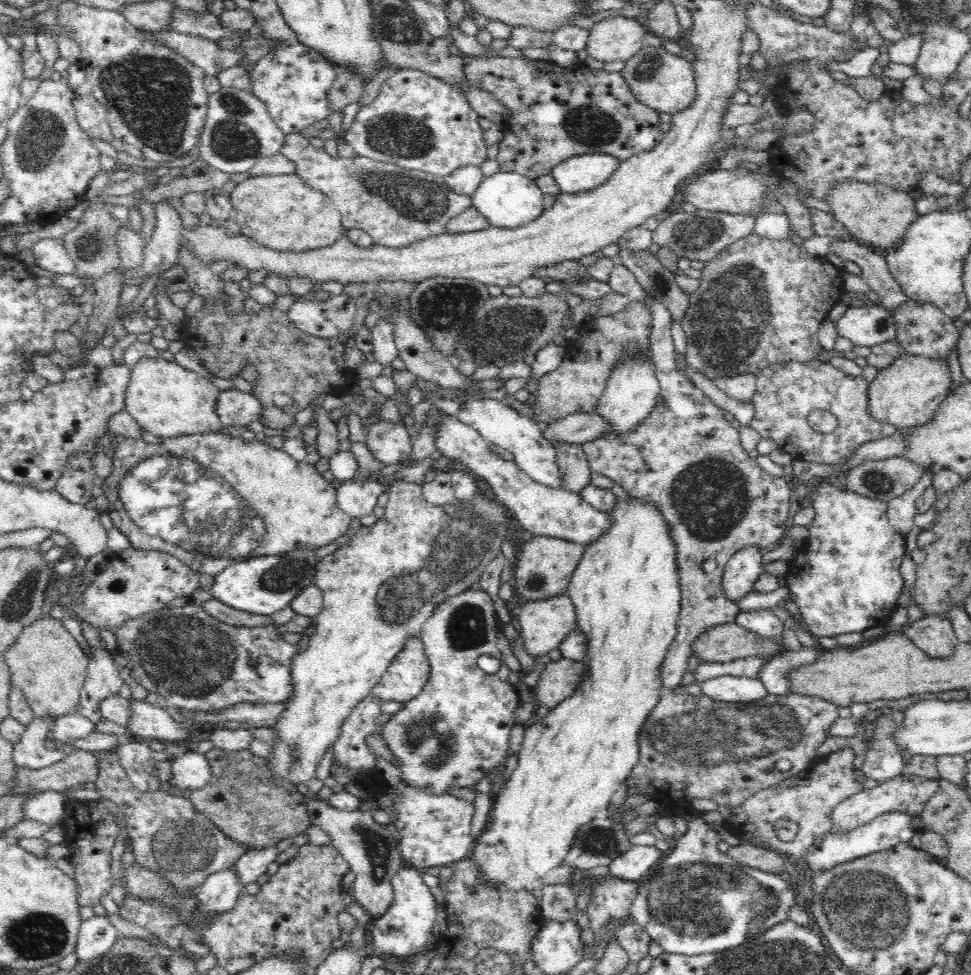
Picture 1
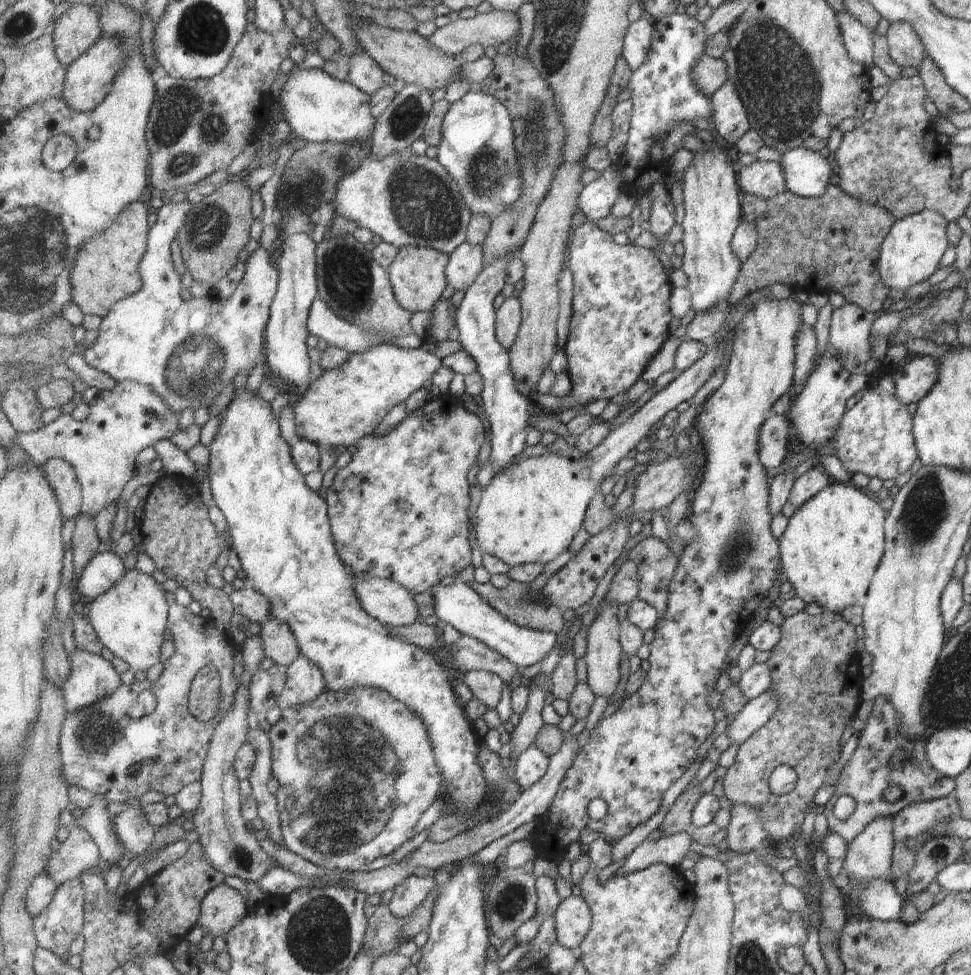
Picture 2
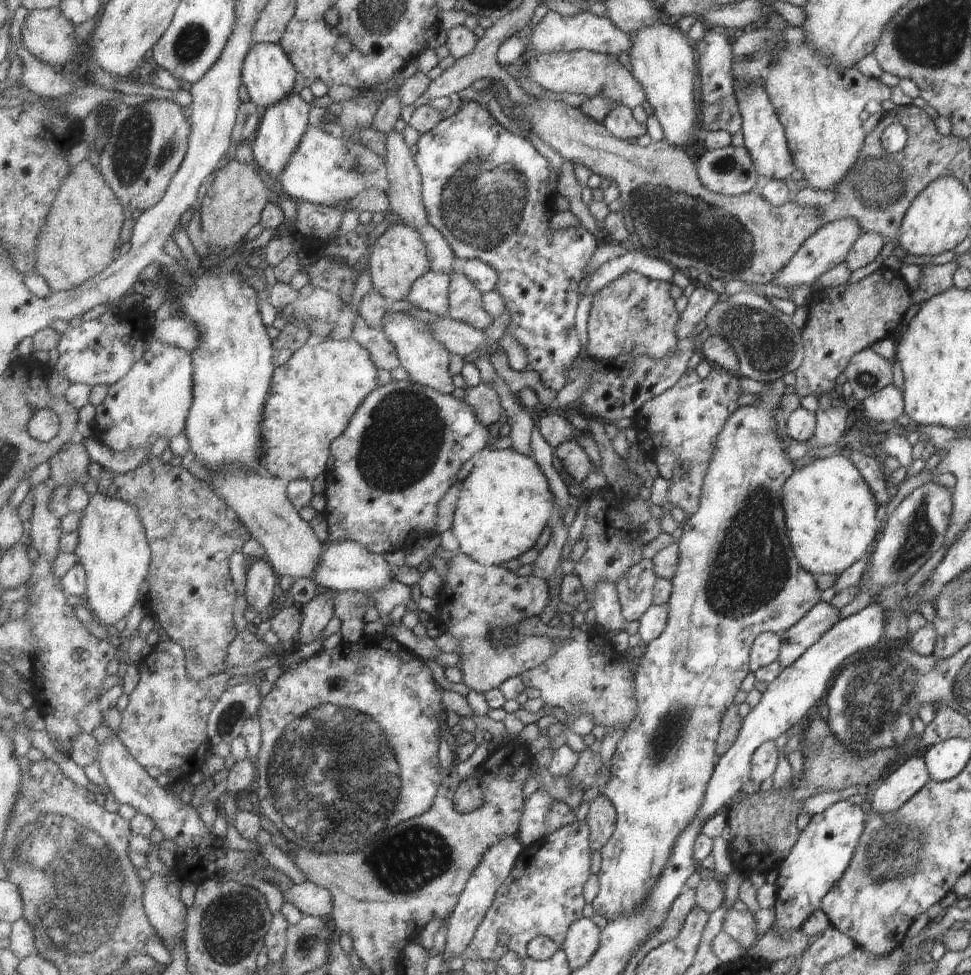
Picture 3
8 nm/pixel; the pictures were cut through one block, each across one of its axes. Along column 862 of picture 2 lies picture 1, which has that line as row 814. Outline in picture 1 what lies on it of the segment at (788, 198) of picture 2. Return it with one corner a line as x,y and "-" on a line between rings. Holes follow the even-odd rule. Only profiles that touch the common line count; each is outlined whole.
213,748
205,754
212,769
211,780
206,786
191,789
189,797
192,799
196,810
207,817
216,827
224,831
228,838
247,844
252,849
274,848
280,840
298,835
312,826
310,811
308,811
307,798
304,797
294,785
280,781
270,783
266,775
269,764
263,757
255,756
248,750
226,752

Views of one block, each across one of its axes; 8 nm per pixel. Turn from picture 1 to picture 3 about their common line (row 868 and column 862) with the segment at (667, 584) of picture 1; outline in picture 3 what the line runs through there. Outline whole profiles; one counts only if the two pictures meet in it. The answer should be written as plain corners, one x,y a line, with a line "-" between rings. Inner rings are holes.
835,453
793,469
780,491
782,515
792,553
798,565
812,575
839,574
878,536
875,510
879,506
845,455

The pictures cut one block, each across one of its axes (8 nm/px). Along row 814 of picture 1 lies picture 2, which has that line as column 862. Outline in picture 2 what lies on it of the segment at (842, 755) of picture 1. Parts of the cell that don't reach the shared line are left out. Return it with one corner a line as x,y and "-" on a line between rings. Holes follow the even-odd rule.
880,695
873,696
873,706
863,730
859,732
857,747
839,771
833,796
823,806
822,814
827,820
827,832
837,834
845,843
851,842
875,818
893,817
913,802
937,800
953,793
953,779
940,776
929,768
923,752
924,740
909,740
897,732
897,718
893,712
895,708
891,708
891,702
-
895,750
907,752
907,762
901,768
891,766
891,756
895,754
-
889,785
895,785
901,791
901,797
892,804
887,804
881,798
883,790
-
842,795
850,796
855,803
853,813
845,821
839,821
832,815
833,804

